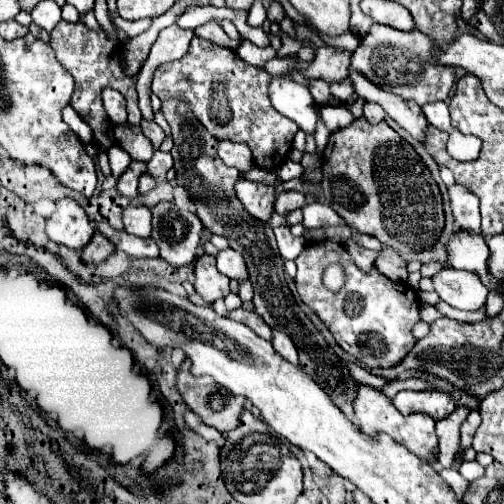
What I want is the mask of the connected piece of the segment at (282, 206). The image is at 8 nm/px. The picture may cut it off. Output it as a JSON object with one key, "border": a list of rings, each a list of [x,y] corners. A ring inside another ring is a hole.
{"border":[[[291,190],[291,192],[279,192],[277,194],[277,200],[275,200],[275,212],[277,214],[289,214],[297,208],[303,208],[303,204],[307,202],[307,196],[297,192],[297,190]]]}

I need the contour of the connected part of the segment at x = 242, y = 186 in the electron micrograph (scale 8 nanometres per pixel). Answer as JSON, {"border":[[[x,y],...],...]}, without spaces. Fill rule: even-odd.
{"border":[[[237,180],[235,194],[243,208],[257,220],[267,222],[273,214],[273,200],[275,200],[275,188],[257,184],[251,180]]]}

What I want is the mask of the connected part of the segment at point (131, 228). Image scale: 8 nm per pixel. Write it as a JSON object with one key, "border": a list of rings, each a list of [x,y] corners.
{"border":[[[131,206],[123,212],[125,232],[147,238],[151,234],[151,210],[147,206]]]}

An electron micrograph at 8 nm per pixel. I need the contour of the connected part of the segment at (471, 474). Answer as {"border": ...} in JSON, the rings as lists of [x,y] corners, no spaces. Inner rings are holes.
{"border":[[[476,460],[473,462],[463,462],[461,464],[461,468],[459,468],[459,474],[465,478],[465,480],[477,480],[481,476],[483,476],[485,472],[485,468],[482,467]]]}

